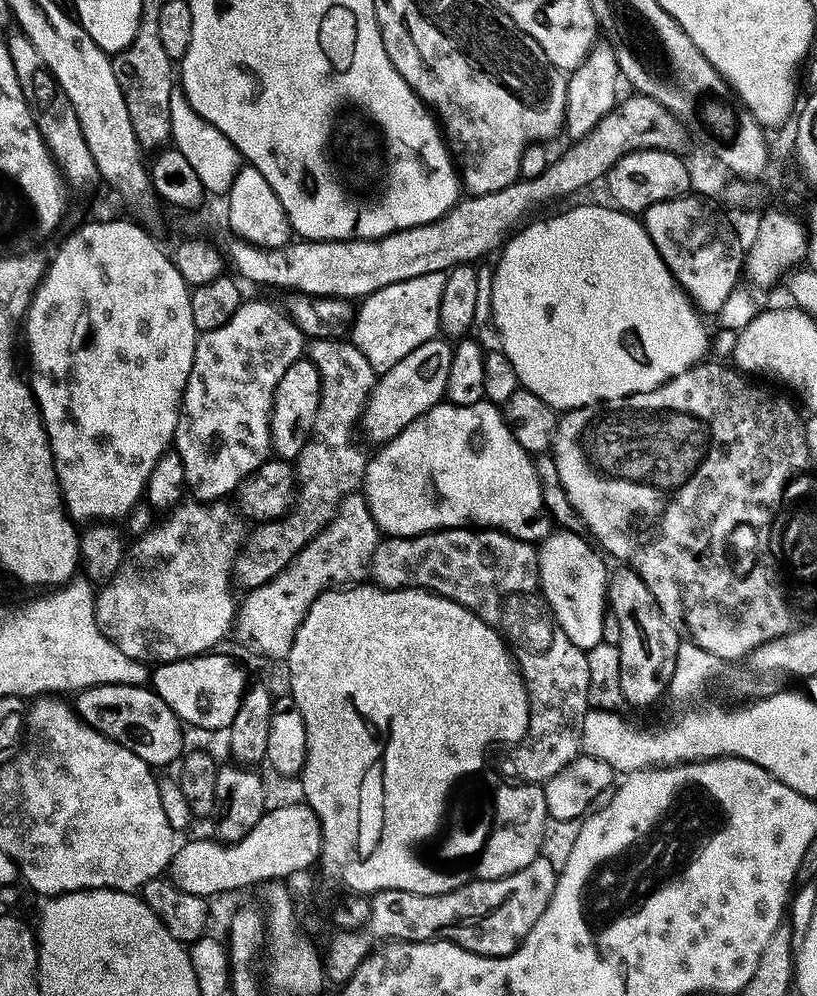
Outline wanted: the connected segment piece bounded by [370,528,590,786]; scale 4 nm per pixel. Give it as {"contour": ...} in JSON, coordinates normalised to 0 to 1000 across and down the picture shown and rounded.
{"contour":[[[556,530],[547,534],[525,534],[521,538],[503,538],[502,540],[471,541],[463,548],[463,552],[458,558],[454,581],[459,583],[466,590],[483,592],[487,590],[512,590],[515,594],[530,594],[537,598],[545,598],[547,602],[561,604],[570,612],[575,612],[585,620],[590,620],[590,624],[595,624],[607,635],[621,644],[622,650],[625,652],[627,658],[630,660],[632,667],[641,681],[643,689],[646,691],[649,725],[647,735],[640,744],[630,748],[627,759],[627,775],[633,784],[644,787],[667,788],[673,781],[678,781],[678,777],[688,777],[688,773],[693,773],[693,769],[698,769],[698,765],[703,765],[712,757],[715,746],[712,745],[712,733],[715,726],[722,714],[720,702],[722,701],[722,665],[720,657],[714,655],[707,649],[703,649],[703,645],[698,645],[698,641],[693,641],[693,633],[688,633],[688,629],[683,624],[683,620],[678,616],[678,612],[673,608],[673,604],[667,600],[663,592],[663,584],[661,583],[661,556],[657,547],[645,546],[643,542],[635,542],[628,538],[622,538],[617,534],[606,532],[574,532],[572,530]]]}

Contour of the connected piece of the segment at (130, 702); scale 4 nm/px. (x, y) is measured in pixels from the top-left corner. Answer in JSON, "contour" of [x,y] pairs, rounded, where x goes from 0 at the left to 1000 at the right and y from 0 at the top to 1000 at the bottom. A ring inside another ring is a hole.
{"contour":[[[132,688],[105,692],[92,700],[91,710],[98,722],[111,731],[169,757],[169,761],[186,768],[187,772],[197,773],[226,758],[226,728],[185,690]]]}

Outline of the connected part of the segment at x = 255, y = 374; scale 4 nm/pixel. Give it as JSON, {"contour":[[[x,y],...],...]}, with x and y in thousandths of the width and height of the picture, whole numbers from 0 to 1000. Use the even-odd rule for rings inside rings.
{"contour":[[[308,301],[299,303],[294,310],[285,315],[275,326],[267,327],[266,330],[248,334],[241,340],[240,354],[237,355],[237,371],[233,376],[233,384],[225,393],[225,408],[220,412],[220,423],[218,424],[218,432],[215,433],[215,445],[213,452],[223,460],[223,464],[228,468],[228,490],[233,495],[236,494],[239,501],[245,504],[269,504],[279,497],[288,495],[300,482],[305,482],[317,470],[322,470],[334,457],[333,453],[333,413],[335,412],[335,396],[340,392],[340,384],[345,384],[350,371],[355,371],[355,367],[360,367],[360,363],[365,363],[375,353],[375,338],[370,331],[365,331],[365,327],[357,322],[356,317],[346,308],[337,309],[333,305],[327,305],[323,301]]]}

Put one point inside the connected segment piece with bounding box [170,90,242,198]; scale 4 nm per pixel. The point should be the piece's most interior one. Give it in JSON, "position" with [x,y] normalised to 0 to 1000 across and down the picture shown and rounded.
{"position":[264,162]}

